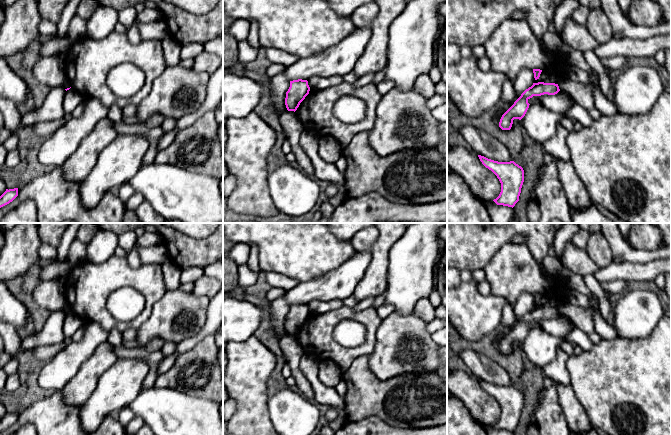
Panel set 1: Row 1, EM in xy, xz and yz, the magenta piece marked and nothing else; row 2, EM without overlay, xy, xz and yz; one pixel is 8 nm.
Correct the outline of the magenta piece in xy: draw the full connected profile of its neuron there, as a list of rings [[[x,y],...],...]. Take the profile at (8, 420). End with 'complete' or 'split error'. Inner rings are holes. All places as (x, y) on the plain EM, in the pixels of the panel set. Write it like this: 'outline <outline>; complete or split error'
outline [[[18,412],[6,413],[0,420],[0,432],[12,426],[18,420]]]; complete

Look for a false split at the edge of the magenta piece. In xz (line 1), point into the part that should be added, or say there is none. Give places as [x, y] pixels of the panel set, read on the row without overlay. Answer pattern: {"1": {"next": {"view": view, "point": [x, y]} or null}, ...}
{"1": {"next": null}}

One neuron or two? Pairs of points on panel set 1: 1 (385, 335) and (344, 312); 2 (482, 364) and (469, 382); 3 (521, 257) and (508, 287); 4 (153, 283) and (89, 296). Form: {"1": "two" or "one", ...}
{"1": "two", "2": "two", "3": "one", "4": "one"}

